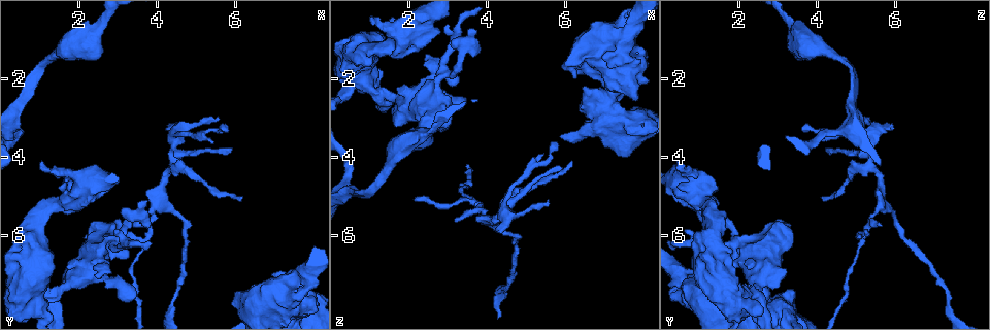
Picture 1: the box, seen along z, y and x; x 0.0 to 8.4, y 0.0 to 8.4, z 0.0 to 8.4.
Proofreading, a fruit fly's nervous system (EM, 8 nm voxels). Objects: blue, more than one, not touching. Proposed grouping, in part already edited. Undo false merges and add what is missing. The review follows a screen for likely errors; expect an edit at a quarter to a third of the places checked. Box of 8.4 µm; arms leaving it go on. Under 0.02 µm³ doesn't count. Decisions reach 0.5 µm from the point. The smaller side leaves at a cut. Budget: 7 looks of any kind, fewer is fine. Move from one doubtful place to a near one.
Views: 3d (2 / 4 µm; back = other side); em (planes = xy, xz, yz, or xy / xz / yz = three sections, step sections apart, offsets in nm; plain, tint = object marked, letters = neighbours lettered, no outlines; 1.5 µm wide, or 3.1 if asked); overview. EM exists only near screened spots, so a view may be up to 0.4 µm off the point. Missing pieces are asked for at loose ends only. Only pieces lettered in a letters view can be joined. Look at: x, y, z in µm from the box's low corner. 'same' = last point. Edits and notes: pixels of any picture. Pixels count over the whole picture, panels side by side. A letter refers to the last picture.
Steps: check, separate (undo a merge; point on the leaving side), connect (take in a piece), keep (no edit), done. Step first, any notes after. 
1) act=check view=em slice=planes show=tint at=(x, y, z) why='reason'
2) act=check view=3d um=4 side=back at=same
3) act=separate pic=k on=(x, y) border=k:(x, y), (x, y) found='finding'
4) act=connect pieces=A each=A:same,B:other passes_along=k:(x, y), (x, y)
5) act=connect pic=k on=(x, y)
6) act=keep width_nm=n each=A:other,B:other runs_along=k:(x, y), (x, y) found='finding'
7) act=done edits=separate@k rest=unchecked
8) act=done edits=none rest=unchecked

act=check view=3d um=2 at=(2.65, 0.60, 3.25) why='calibre changes'

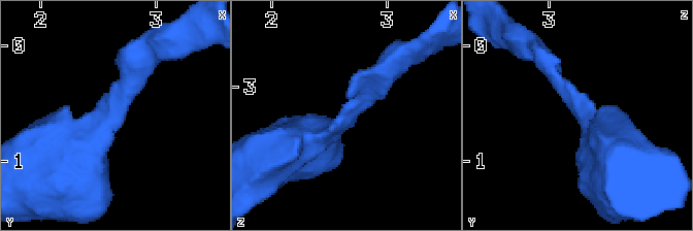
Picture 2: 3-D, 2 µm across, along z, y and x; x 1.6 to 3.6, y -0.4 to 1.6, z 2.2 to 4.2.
act=check view=em slice=planes show=plain at=(2.66, 0.56, 3.30)

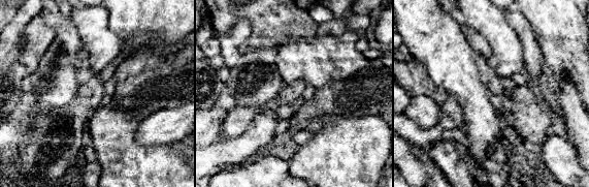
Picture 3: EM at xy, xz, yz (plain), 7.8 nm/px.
act=check view=em slice=planes show=letters at=same

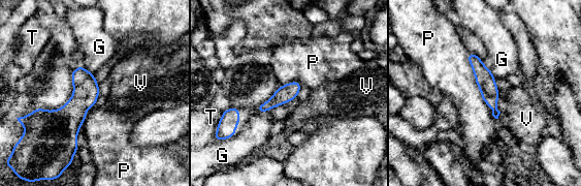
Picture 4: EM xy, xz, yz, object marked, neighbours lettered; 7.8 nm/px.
act=keep each=G:other,P:other,T:other,V:other found='one neuron here'

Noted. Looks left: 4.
act=check view=3d um=2 at=(4.30, 3.30, 5.90) why='branch stops here'

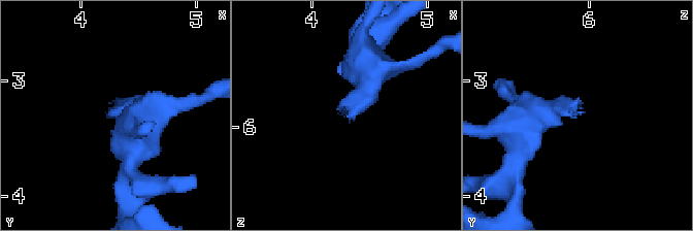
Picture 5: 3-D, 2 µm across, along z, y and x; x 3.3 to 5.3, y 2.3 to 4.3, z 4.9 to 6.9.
act=check view=em slice=planes show=letters at=(4.30, 3.32, 5.90) why='need the tissue'

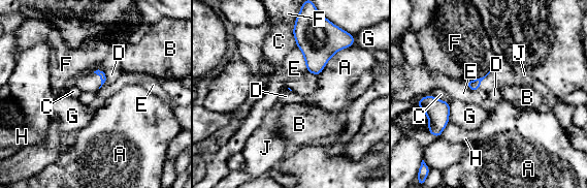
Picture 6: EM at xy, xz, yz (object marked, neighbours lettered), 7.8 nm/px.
act=connect pieces=J each=A:other,B:other,C:other,D:other,E:other,F:other,G:other,H:other,J:same passes_along=6:(102, 75), (100, 79), (92, 82) found='the neuron continues'

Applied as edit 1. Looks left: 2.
act=check view=overview

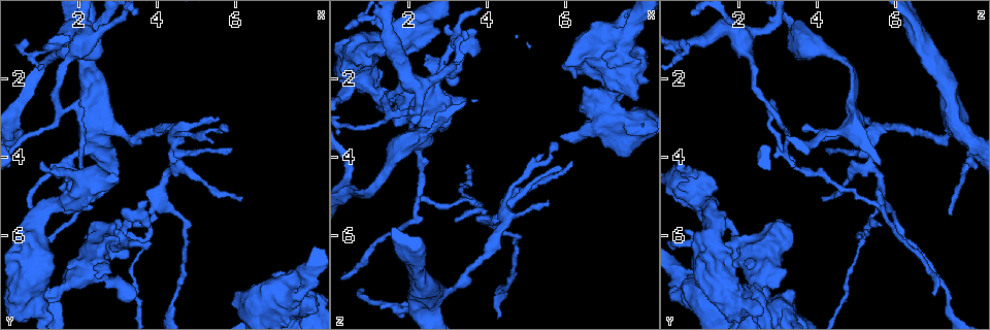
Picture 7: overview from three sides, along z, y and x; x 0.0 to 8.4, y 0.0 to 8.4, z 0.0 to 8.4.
act=check view=em slice=planes show=letters at=(3.65, 5.15, 0.80) why='branch stops here'

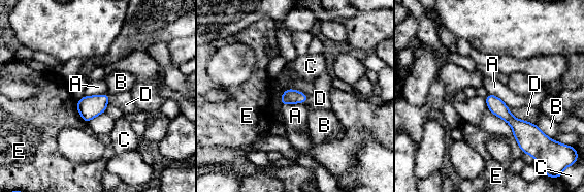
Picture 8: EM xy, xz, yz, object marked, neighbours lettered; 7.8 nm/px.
act=keep width_nm=120 each=A:other,B:other,C:other,D:other,E:other border=8:(107, 92), (101, 95), (85, 96) found='no lettered piece goes on from it'

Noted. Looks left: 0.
act=done edits=connect@6 rest=unchecked

